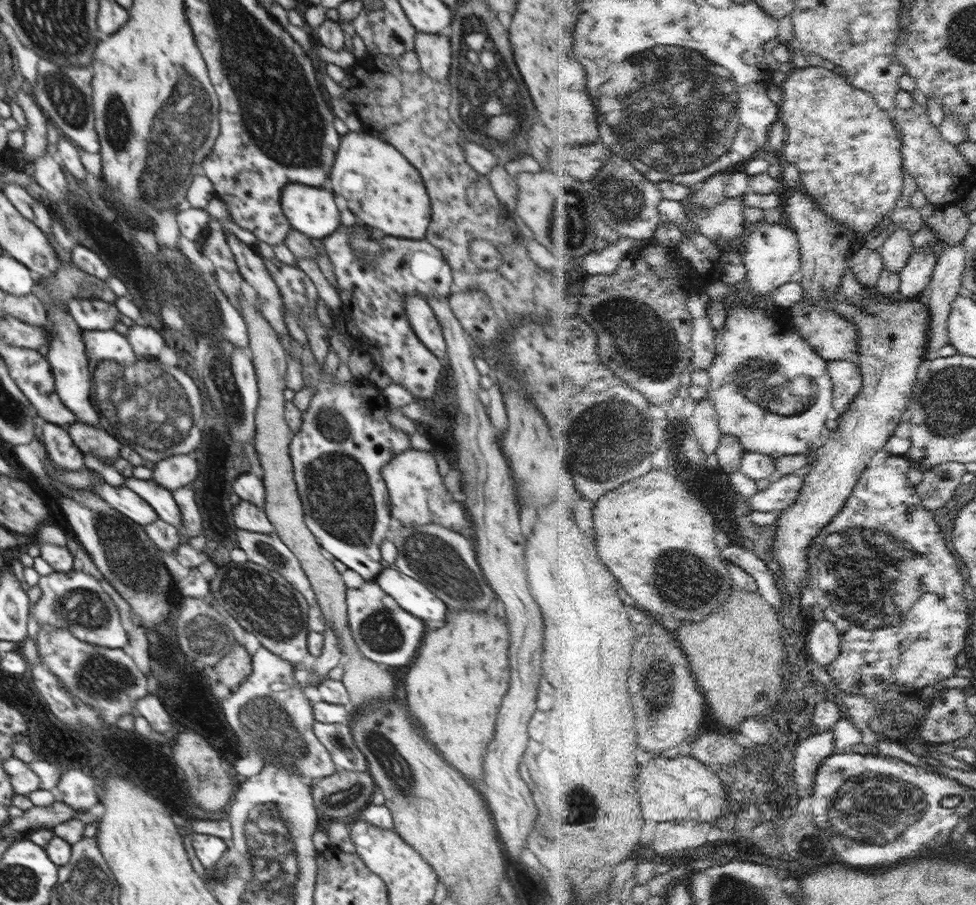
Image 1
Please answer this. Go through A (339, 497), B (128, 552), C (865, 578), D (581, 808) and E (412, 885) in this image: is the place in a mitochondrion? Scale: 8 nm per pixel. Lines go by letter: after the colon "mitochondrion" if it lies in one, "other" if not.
A: mitochondrion
B: mitochondrion
C: mitochondrion
D: mitochondrion
E: other

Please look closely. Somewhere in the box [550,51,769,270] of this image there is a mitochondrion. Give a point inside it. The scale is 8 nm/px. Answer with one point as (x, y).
(622, 200)

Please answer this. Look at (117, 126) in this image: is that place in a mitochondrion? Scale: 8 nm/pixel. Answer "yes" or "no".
yes

